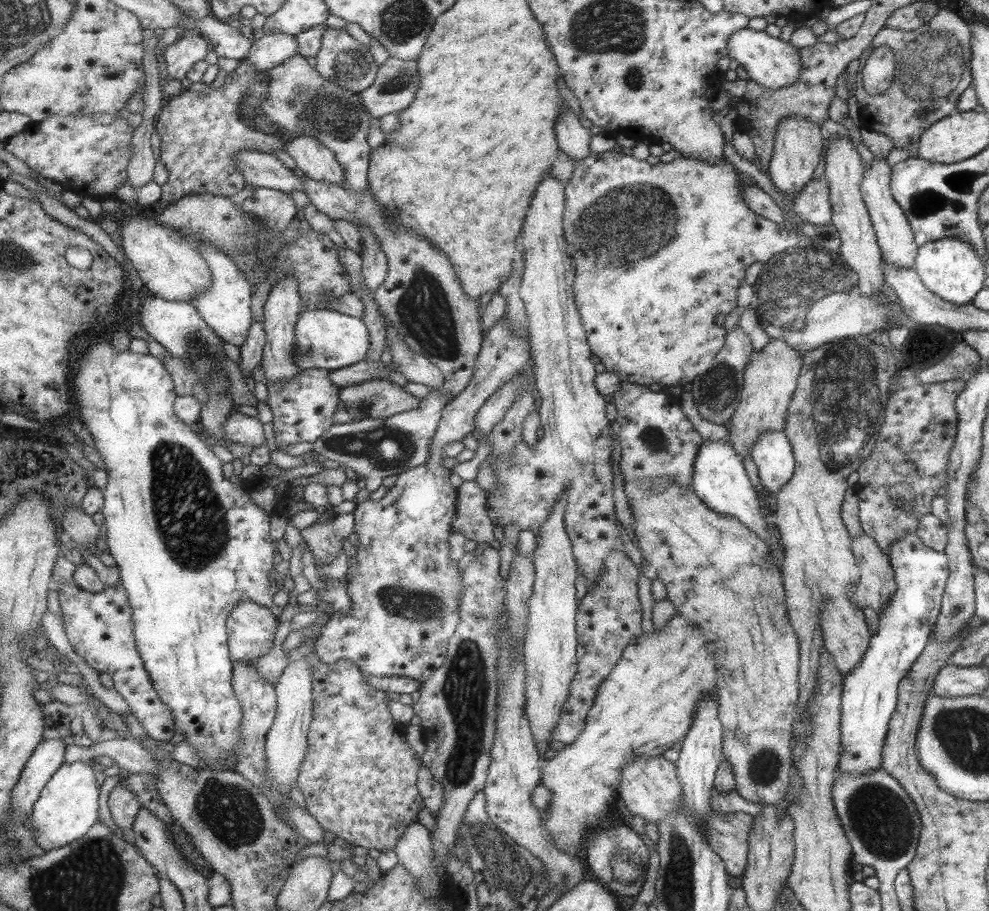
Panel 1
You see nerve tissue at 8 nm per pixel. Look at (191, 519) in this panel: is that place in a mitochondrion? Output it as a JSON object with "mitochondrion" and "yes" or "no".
{"mitochondrion":"yes"}

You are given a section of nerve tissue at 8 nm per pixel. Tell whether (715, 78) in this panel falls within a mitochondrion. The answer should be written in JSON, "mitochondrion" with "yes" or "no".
{"mitochondrion":"no"}

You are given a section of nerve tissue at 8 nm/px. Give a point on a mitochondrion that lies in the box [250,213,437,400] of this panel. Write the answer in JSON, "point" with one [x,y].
{"point":[306,353]}

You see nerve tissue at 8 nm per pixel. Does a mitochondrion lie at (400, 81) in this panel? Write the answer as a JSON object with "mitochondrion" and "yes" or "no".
{"mitochondrion":"yes"}

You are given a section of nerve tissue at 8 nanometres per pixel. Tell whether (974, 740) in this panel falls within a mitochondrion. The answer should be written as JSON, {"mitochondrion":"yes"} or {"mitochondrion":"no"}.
{"mitochondrion":"yes"}

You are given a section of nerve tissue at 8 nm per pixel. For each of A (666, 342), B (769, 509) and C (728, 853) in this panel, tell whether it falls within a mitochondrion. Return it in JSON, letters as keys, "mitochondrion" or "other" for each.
{"A":"other","B":"other","C":"other"}

